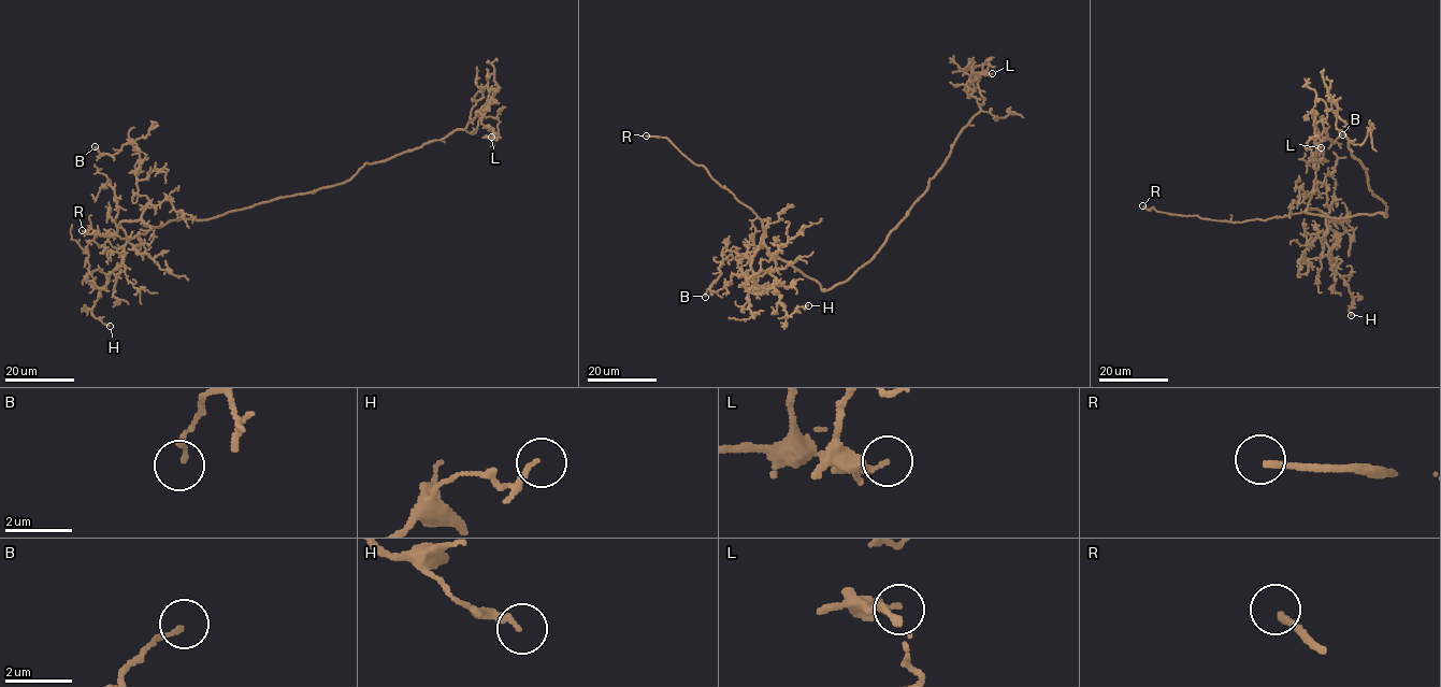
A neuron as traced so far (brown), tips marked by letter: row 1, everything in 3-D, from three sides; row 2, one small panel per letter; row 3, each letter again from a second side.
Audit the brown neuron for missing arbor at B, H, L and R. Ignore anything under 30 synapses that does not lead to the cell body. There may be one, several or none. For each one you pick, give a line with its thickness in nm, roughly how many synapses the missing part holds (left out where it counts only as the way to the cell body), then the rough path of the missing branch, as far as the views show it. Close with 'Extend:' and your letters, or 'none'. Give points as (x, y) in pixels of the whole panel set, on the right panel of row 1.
R: 190 nm thick; missing branch runs (1142, 205), (1151, 212), (1165, 243), (1164, 258)
Extend: R

